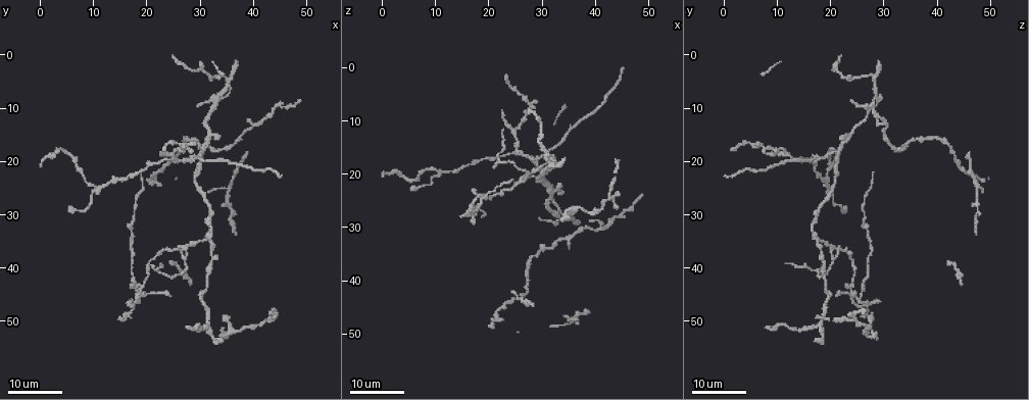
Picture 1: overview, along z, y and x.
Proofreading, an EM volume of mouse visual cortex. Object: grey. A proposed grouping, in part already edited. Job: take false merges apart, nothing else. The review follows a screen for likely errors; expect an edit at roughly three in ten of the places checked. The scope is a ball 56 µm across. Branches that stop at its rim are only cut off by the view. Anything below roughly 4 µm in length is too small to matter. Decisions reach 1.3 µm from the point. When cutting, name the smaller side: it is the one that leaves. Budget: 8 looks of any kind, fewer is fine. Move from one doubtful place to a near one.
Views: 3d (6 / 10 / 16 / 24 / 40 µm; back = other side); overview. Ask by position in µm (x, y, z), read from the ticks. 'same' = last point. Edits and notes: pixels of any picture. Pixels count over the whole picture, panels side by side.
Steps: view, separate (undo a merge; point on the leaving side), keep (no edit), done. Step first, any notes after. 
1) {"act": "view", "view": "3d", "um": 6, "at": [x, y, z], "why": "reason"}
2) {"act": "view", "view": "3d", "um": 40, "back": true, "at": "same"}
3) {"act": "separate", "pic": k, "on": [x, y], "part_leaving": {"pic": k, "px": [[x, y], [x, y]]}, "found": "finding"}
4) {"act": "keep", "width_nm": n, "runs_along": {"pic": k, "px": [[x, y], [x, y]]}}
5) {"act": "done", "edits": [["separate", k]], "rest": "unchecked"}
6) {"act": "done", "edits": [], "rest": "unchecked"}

{"act": "view", "view": "3d", "um": 24, "at": [25.5, 36.5, 21.0], "why": "arms part here"}

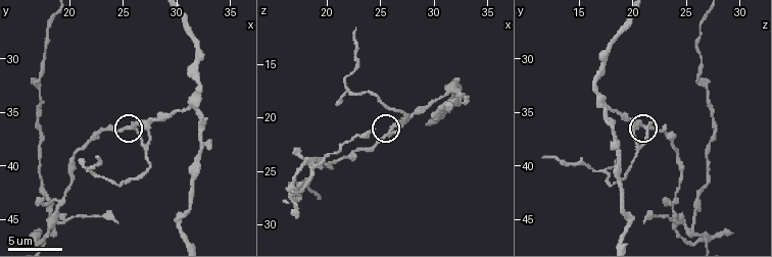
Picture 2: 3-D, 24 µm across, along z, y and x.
{"act": "view", "view": "3d", "um": 10, "at": [26.2, 36.6, 21.2], "why": "zoom in"}

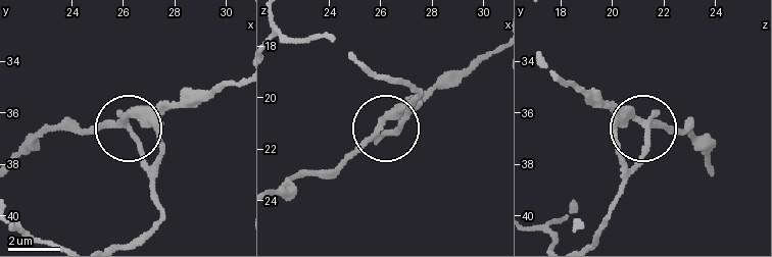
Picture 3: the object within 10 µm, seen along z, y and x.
{"act": "keep", "width_nm": 200, "runs_along": {"pic": 3, "px": [[559, 78], [624, 110], [642, 129], [642, 161], [614, 199]]}, "found": "one cell here"}

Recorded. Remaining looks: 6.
{"act": "view", "view": "3d", "um": 16, "at": [29.0, 19.0, 18.0], "why": "a fork"}

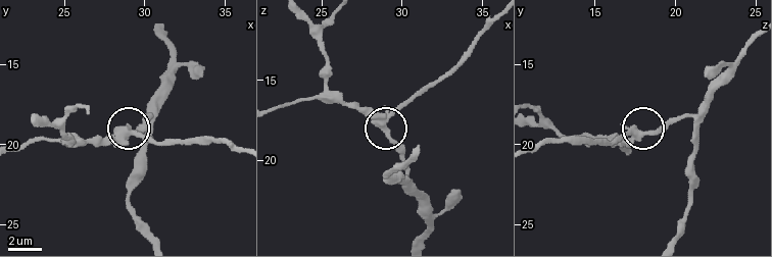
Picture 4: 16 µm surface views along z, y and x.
{"act": "view", "view": "3d", "um": 10, "at": [28.6, 19.1, 17.4]}

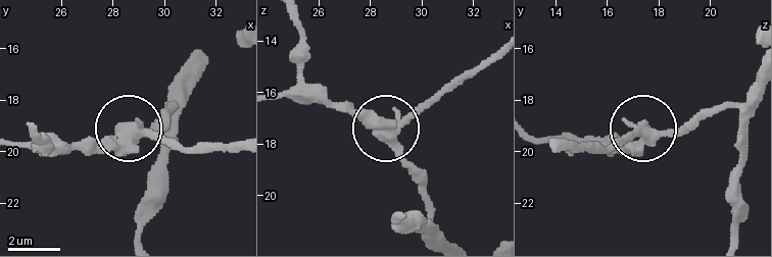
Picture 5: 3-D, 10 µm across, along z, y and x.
{"act": "view", "view": "3d", "um": 6, "at": [28.7, 19.1, 17.6]}

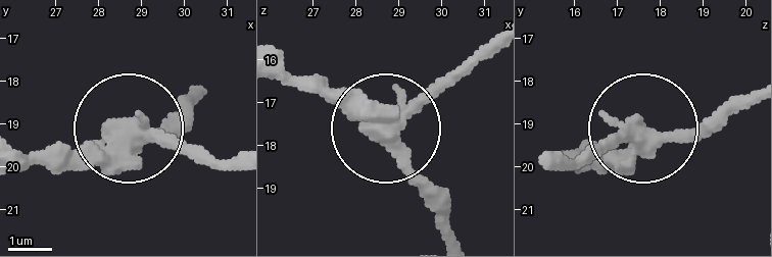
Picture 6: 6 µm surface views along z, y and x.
{"act": "keep", "runs_along": {"pic": 6, "px": [[744, 96], [689, 129], [624, 133], [550, 165]]}, "found": "all the same cell"}

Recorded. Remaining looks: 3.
{"act": "view", "view": "3d", "um": 24, "at": [41.0, 13.0, 30.5], "why": "a fork"}

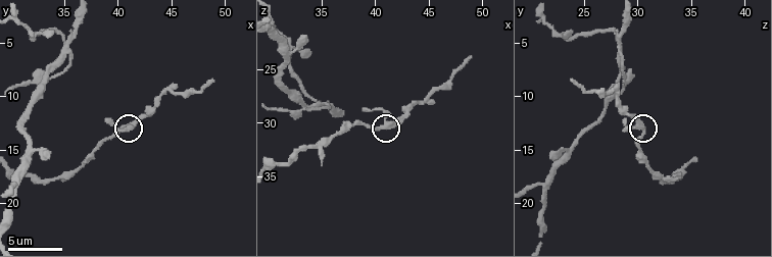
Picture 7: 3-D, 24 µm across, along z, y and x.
{"act": "view", "view": "3d", "um": 10, "at": [40.8, 13.0, 30.4]}

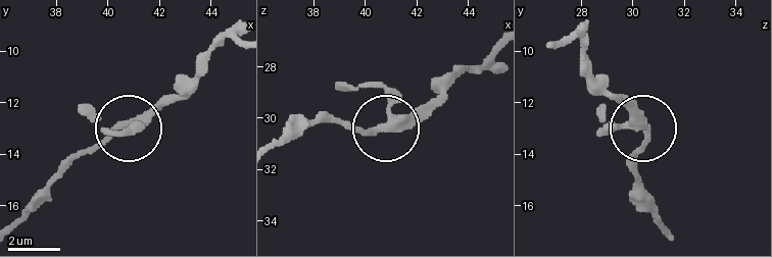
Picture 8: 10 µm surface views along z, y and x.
{"act": "keep", "arms": 3, "found": "all the same cell"}

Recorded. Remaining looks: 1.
{"act": "done", "edits": [], "rest": "unchecked"}

